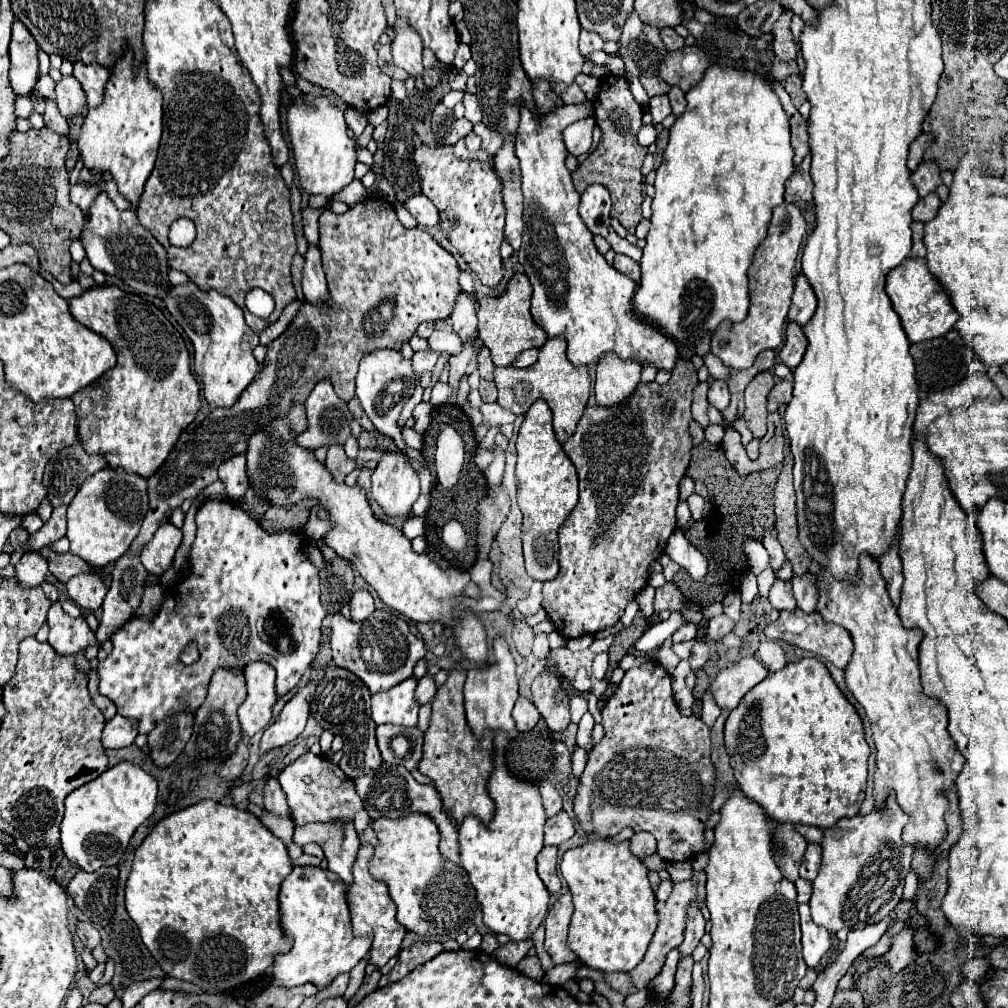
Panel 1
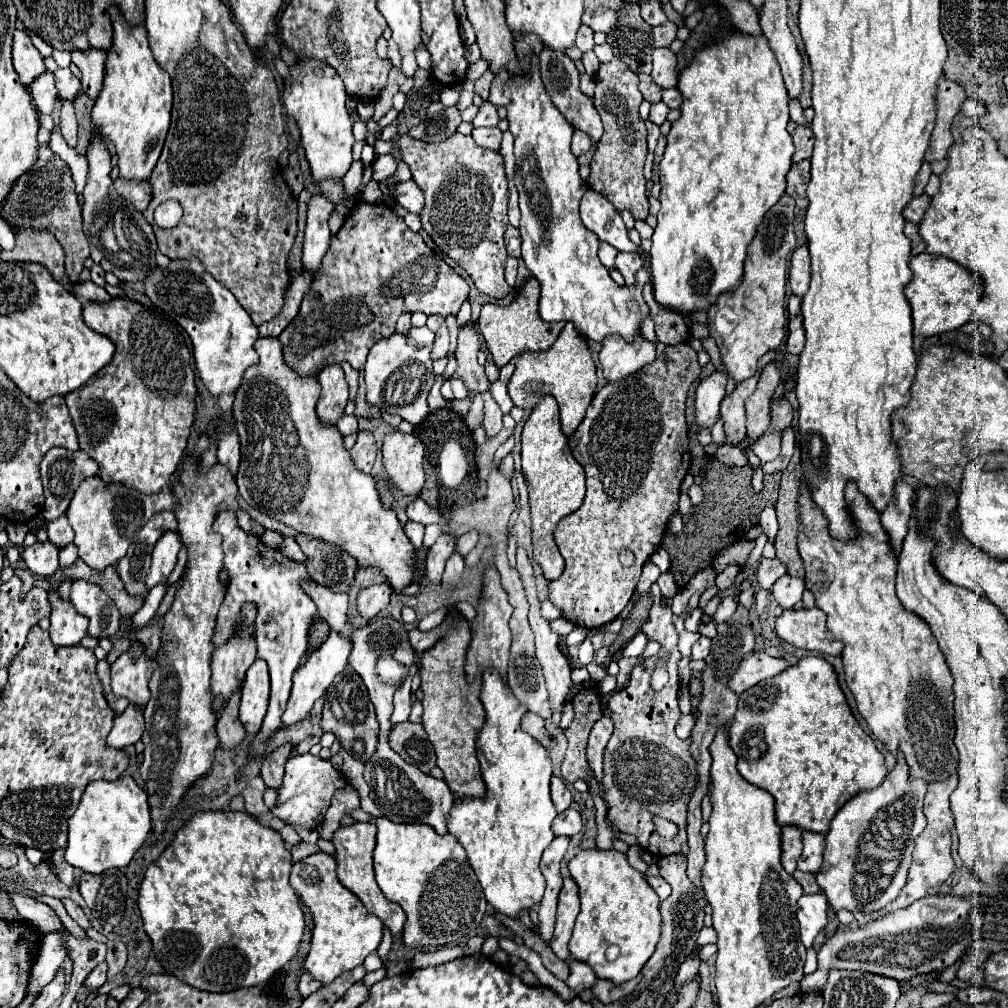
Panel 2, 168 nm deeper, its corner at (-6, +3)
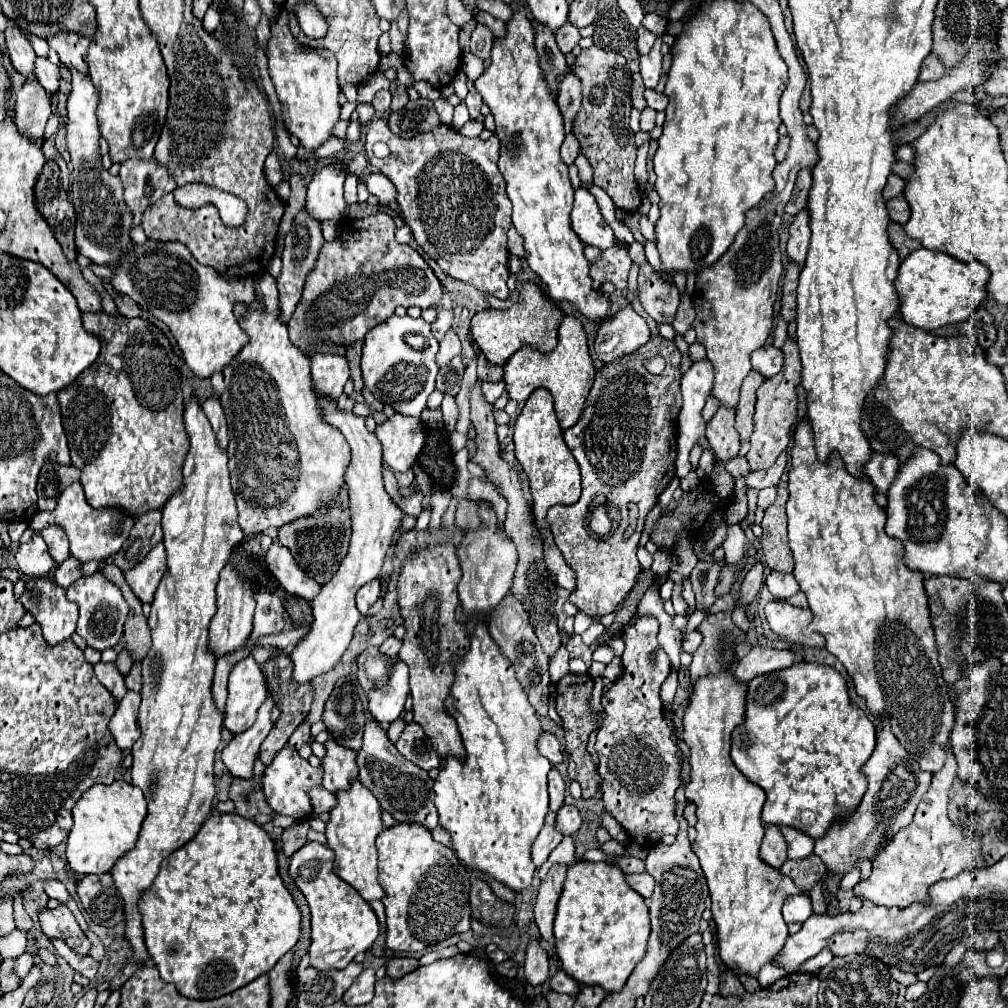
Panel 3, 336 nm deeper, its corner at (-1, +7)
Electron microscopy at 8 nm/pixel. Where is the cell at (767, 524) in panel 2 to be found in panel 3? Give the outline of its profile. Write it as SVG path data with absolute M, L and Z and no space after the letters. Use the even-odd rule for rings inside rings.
M772 486L772 488L764 488L764 490L758 492L758 506L768 508L768 506L774 502L774 498L776 498L776 486Z

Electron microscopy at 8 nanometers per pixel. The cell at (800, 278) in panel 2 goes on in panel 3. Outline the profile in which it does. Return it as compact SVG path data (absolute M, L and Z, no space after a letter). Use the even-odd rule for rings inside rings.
M808 208L800 210L790 224L790 238L788 238L788 258L804 266L804 258L810 244L810 214Z

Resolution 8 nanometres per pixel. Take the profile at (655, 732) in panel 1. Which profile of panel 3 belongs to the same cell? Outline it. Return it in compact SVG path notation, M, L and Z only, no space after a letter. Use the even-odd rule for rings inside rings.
M648 616L636 618L636 620L624 630L624 636L622 636L622 638L624 638L624 642L626 642L626 650L624 650L624 654L620 656L620 658L622 658L622 676L620 676L620 678L610 686L610 690L602 696L602 706L604 706L604 710L606 710L606 718L604 718L604 722L602 722L602 726L600 726L598 734L596 734L596 744L594 744L596 754L598 754L598 760L600 760L600 764L598 764L598 774L602 776L602 800L604 800L604 810L632 836L634 842L638 842L640 846L644 846L644 844L648 842L648 848L654 848L654 846L658 844L660 836L664 836L664 834L676 835L676 832L678 832L678 824L676 824L676 818L674 818L674 792L676 792L676 788L680 786L680 750L678 750L678 746L676 746L674 740L672 740L672 728L664 722L662 700L660 700L660 686L662 686L662 682L666 680L666 676L670 674L670 660L668 660L666 652L658 646L656 636L658 636L658 622L656 622L656 620L650 620Z

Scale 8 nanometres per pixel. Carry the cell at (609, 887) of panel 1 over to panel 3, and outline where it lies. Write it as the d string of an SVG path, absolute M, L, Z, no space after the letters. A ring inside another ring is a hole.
M580 860L568 868L554 918L554 938L560 966L570 978L580 986L600 986L608 994L618 992L642 960L648 936L648 906L626 884L620 868Z

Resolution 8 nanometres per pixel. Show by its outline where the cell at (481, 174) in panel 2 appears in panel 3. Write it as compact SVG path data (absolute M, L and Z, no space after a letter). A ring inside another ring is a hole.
M376 118L368 124L364 150L368 162L374 168L378 168L386 178L390 178L392 184L396 186L398 192L396 202L404 214L406 224L414 234L414 240L422 246L422 250L430 258L438 262L444 274L462 280L498 300L506 300L508 298L506 280L510 276L506 232L512 226L510 222L512 202L508 200L504 178L496 166L498 150L500 150L498 138L496 136L490 136L488 140L468 138L452 130L450 126L442 124L432 132L424 132L410 140L404 140L390 132L386 120Z

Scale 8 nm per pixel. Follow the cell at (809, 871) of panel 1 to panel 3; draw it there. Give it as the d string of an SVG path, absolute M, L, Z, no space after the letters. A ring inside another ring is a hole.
M778 826L786 844L788 844L788 858L792 860L800 860L808 854L812 854L812 844L814 840L810 836L804 836L802 832L796 832L794 828L788 828L788 826Z

